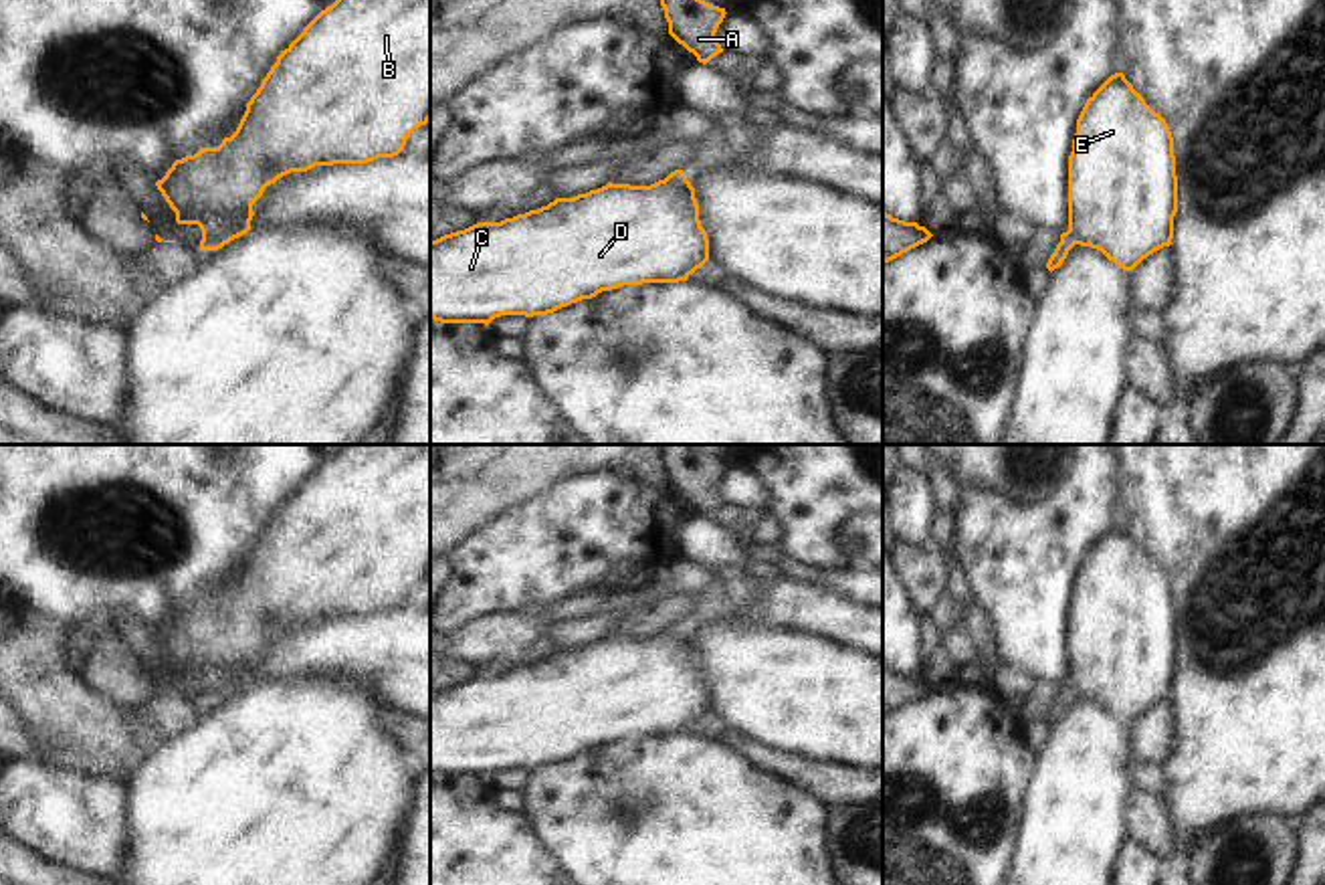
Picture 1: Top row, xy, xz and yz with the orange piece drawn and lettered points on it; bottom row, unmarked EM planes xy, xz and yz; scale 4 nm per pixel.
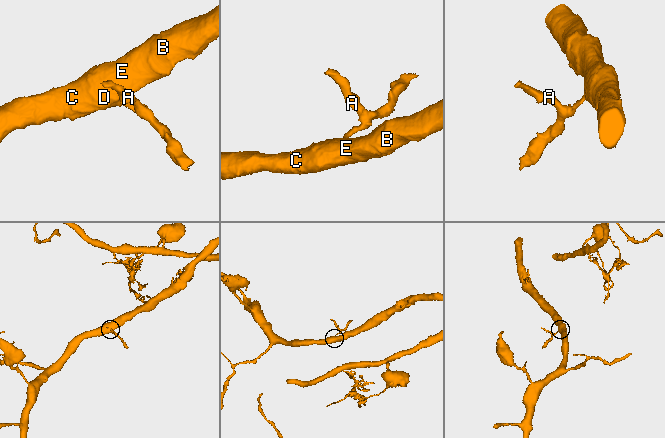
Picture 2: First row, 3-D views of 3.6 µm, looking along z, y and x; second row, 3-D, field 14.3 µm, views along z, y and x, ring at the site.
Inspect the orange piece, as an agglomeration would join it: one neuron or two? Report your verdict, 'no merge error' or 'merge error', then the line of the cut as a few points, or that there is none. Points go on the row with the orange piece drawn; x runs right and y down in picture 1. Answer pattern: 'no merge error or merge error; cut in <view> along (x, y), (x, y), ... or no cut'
merge error; cut in yz along (1067, 231), (1077, 243)

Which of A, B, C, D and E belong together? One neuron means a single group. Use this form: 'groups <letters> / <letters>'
groups A / B C D E

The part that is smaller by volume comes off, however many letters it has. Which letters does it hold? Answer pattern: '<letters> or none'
A

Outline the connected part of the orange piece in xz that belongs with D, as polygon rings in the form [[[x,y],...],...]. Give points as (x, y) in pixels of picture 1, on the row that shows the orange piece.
[[[658,180],[650,186],[612,184],[574,198],[505,218],[477,222],[465,230],[430,240],[430,319],[440,323],[485,323],[501,315],[547,315],[602,291],[642,283],[687,281],[709,261],[709,238],[699,220],[695,188]]]

